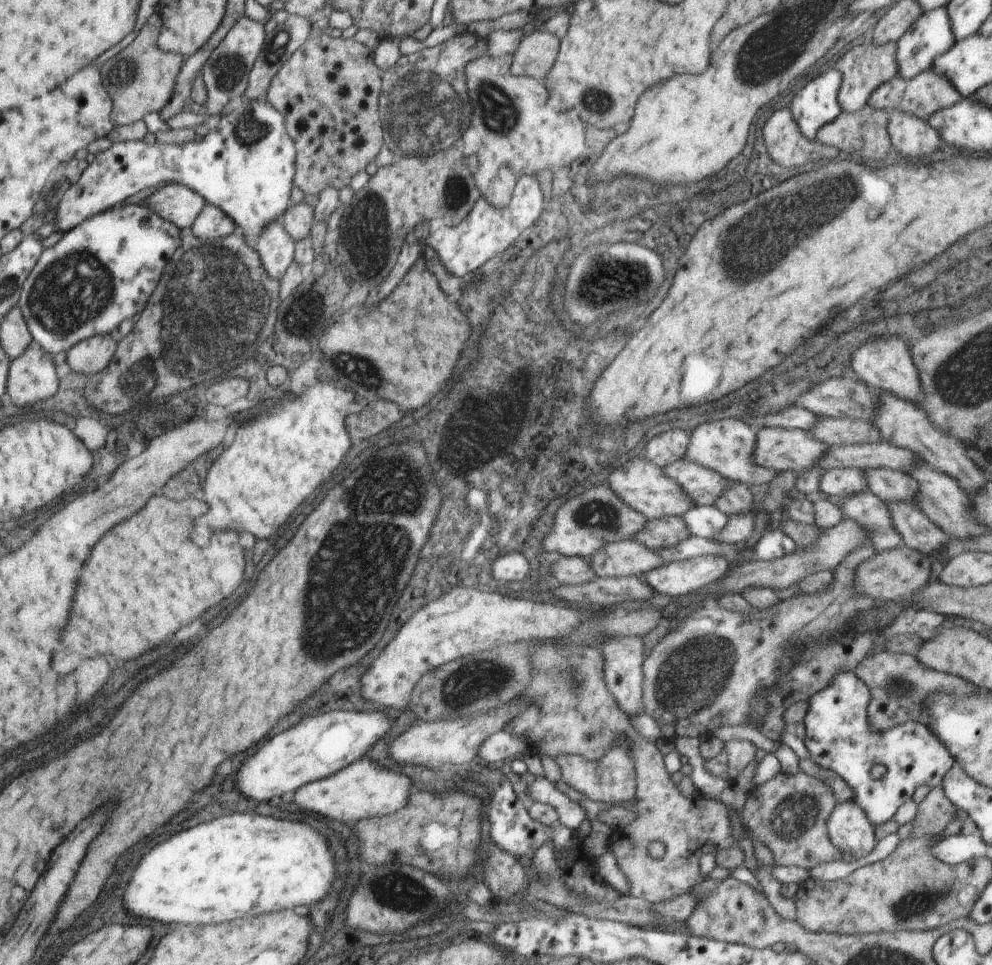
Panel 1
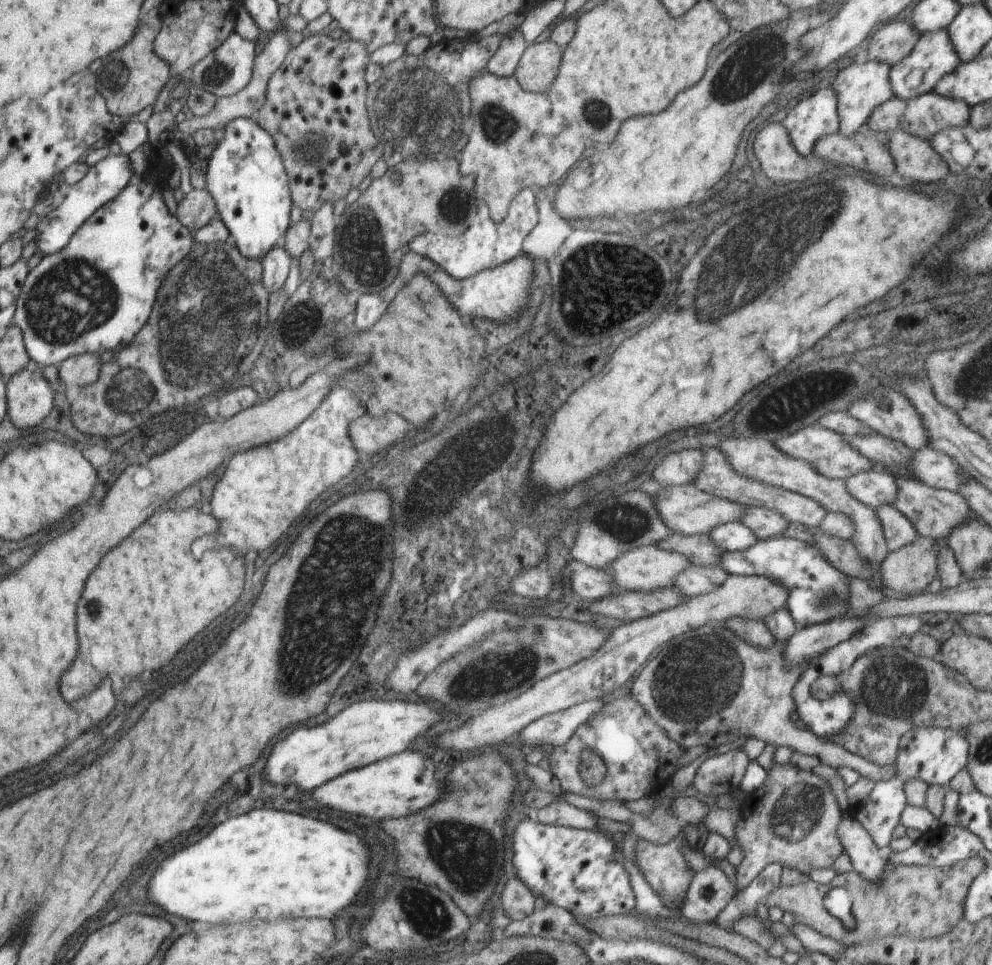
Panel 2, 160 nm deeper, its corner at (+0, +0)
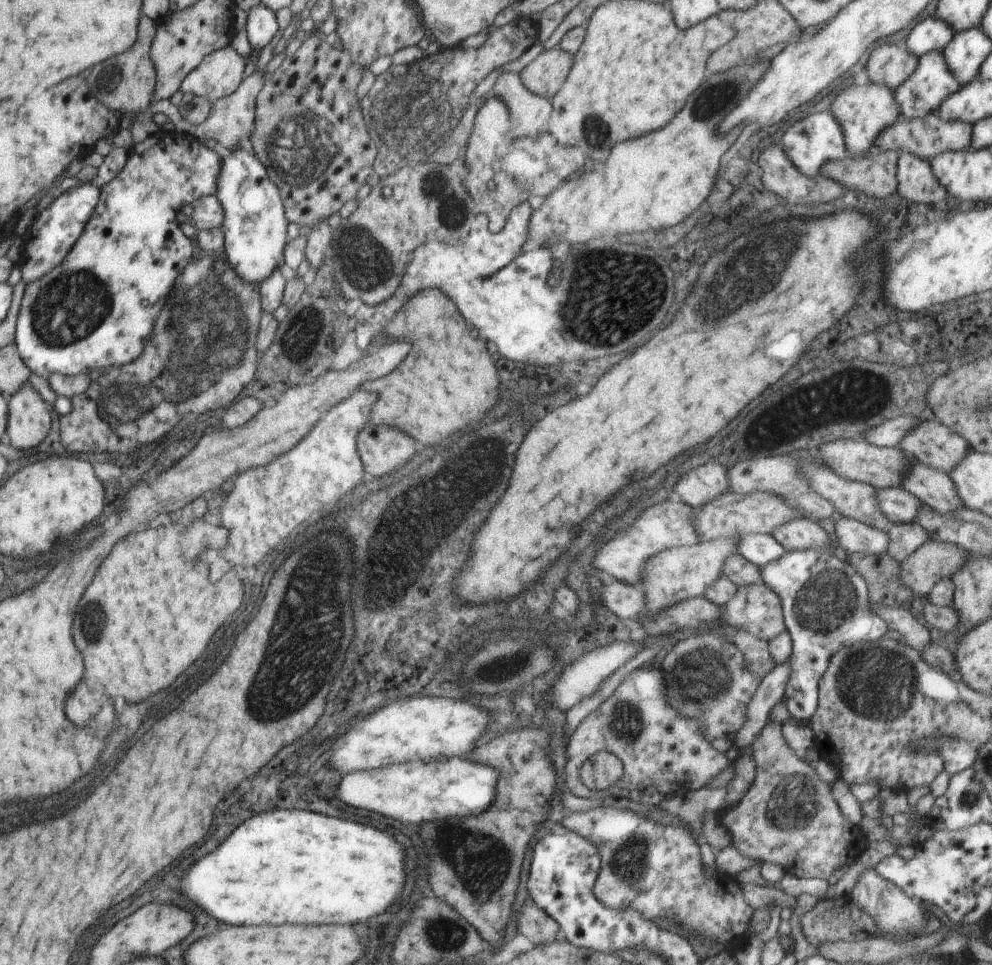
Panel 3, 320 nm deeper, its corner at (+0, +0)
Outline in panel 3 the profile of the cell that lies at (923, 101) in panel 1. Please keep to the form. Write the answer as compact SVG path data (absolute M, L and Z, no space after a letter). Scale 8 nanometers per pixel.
M935 109L930 115L921 119L914 119L907 123L896 121L877 136L877 139L873 142L873 147L880 151L894 150L899 153L908 151L918 158L930 161L946 151L961 151L970 147L972 131L972 124L962 120L942 120L938 109Z

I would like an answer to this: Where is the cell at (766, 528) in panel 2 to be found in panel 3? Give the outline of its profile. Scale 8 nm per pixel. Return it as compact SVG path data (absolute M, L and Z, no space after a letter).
M798 519L779 529L772 535L788 551L805 551L808 549L828 551L830 538L820 522Z

